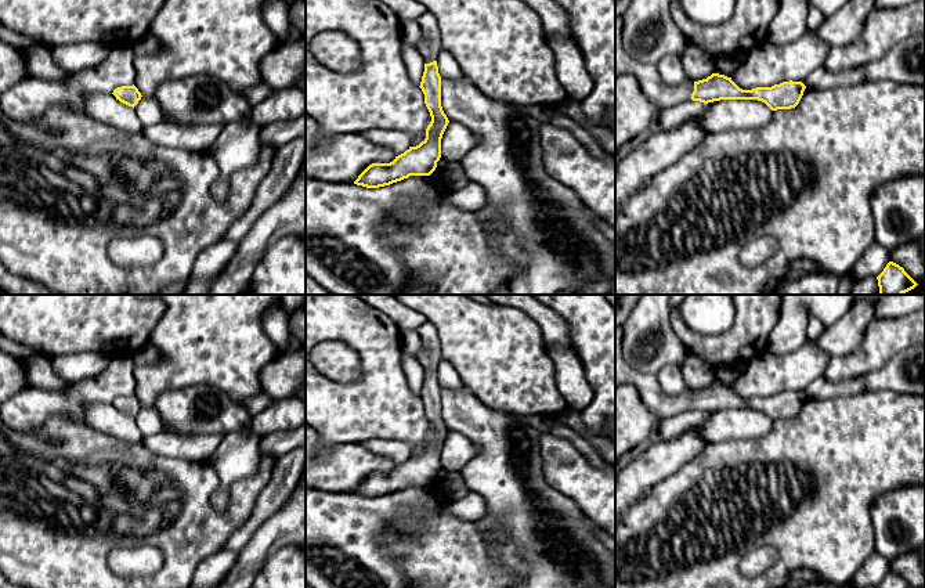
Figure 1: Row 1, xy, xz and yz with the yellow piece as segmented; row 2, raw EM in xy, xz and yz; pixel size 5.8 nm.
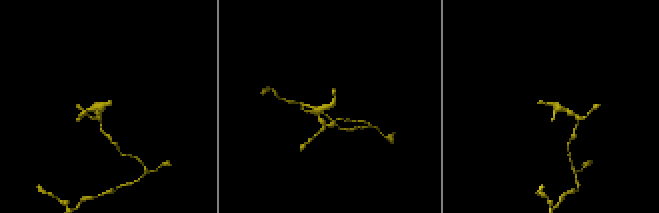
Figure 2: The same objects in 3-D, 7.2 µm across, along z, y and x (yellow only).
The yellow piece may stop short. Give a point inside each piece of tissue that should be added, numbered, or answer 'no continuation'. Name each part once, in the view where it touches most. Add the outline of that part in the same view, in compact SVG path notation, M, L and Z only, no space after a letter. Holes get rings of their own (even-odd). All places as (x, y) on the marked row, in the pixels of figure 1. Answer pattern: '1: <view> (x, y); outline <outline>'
1: yz (664, 96); outline M624 17L615 18L615 79L624 73L635 75L644 93L655 102L658 111L691 101L694 82L684 80L678 86L661 82L655 66L640 64L629 57L622 44Z

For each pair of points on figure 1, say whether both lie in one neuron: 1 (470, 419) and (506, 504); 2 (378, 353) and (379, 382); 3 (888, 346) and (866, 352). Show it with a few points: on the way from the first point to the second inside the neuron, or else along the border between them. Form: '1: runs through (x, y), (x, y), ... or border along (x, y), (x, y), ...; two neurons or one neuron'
1: runs through (491, 440), (503, 453), (506, 483); one neuron
2: runs through (379, 360), (379, 375); one neuron
3: runs through (882, 346), (871, 352); one neuron

